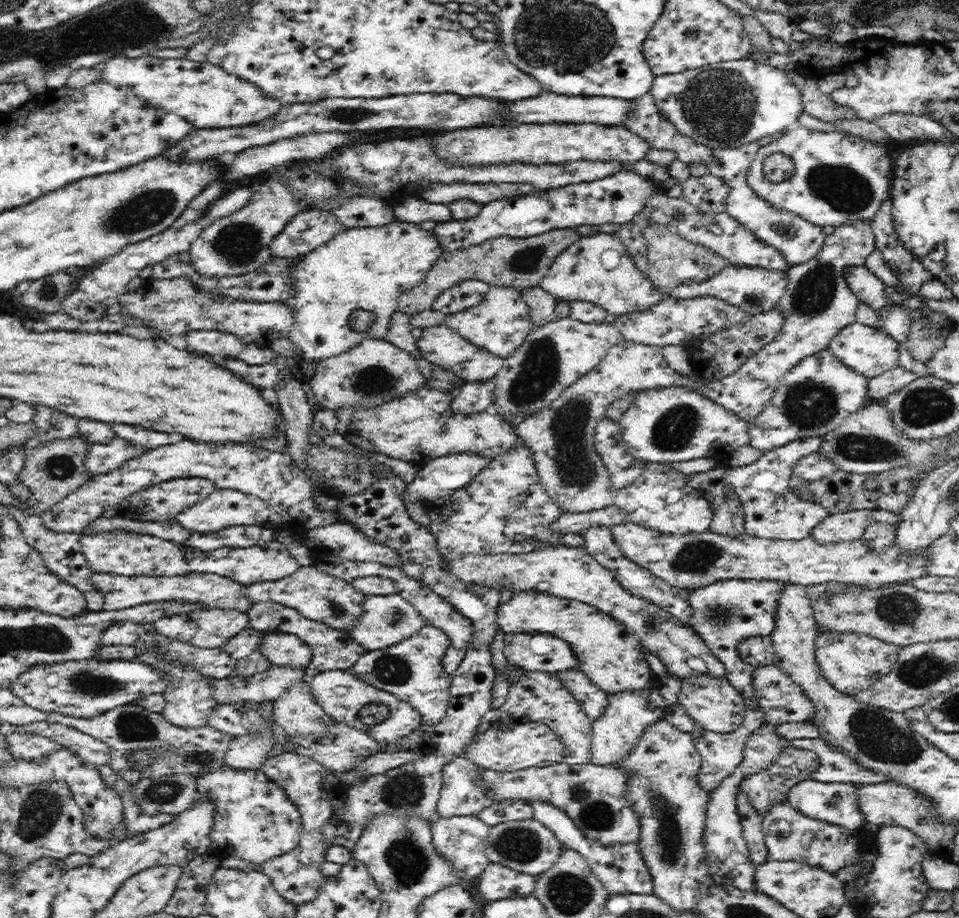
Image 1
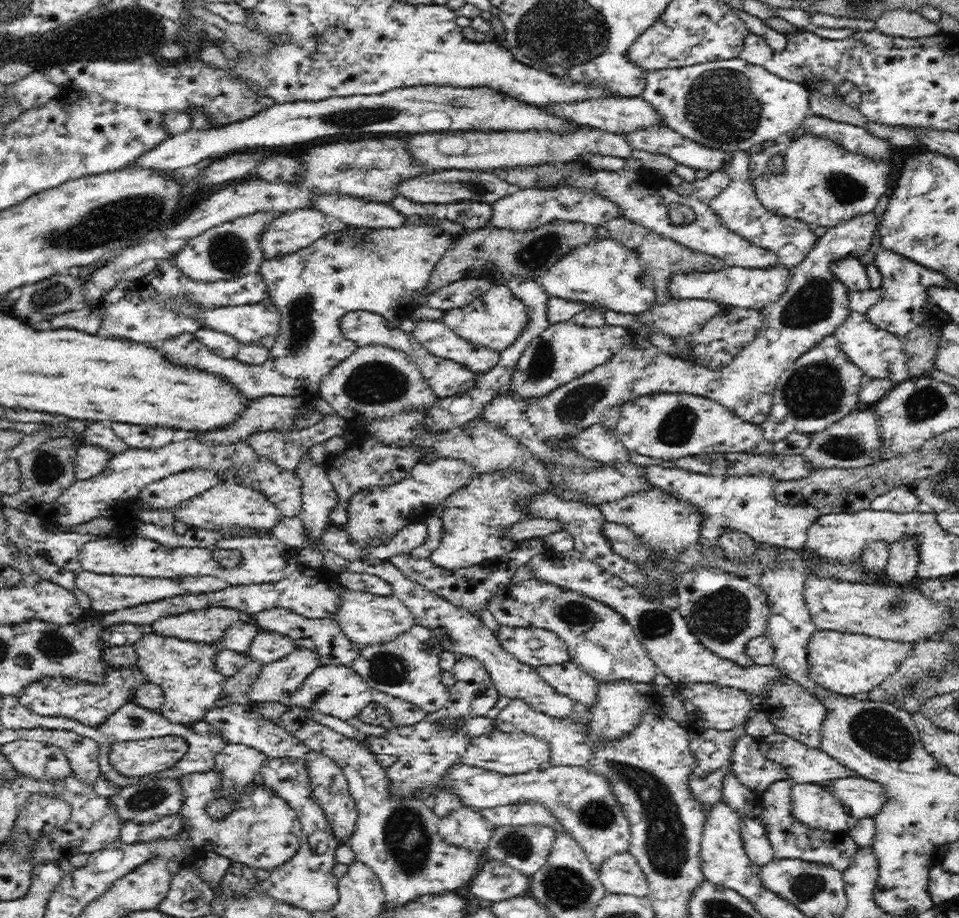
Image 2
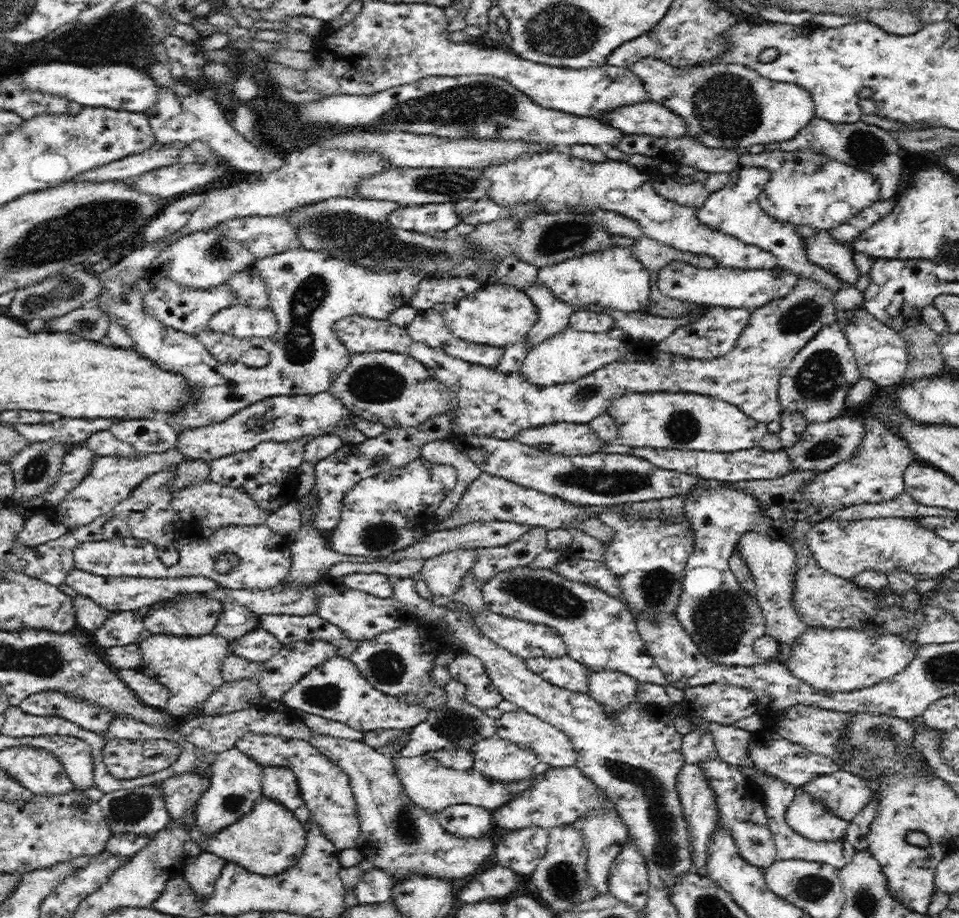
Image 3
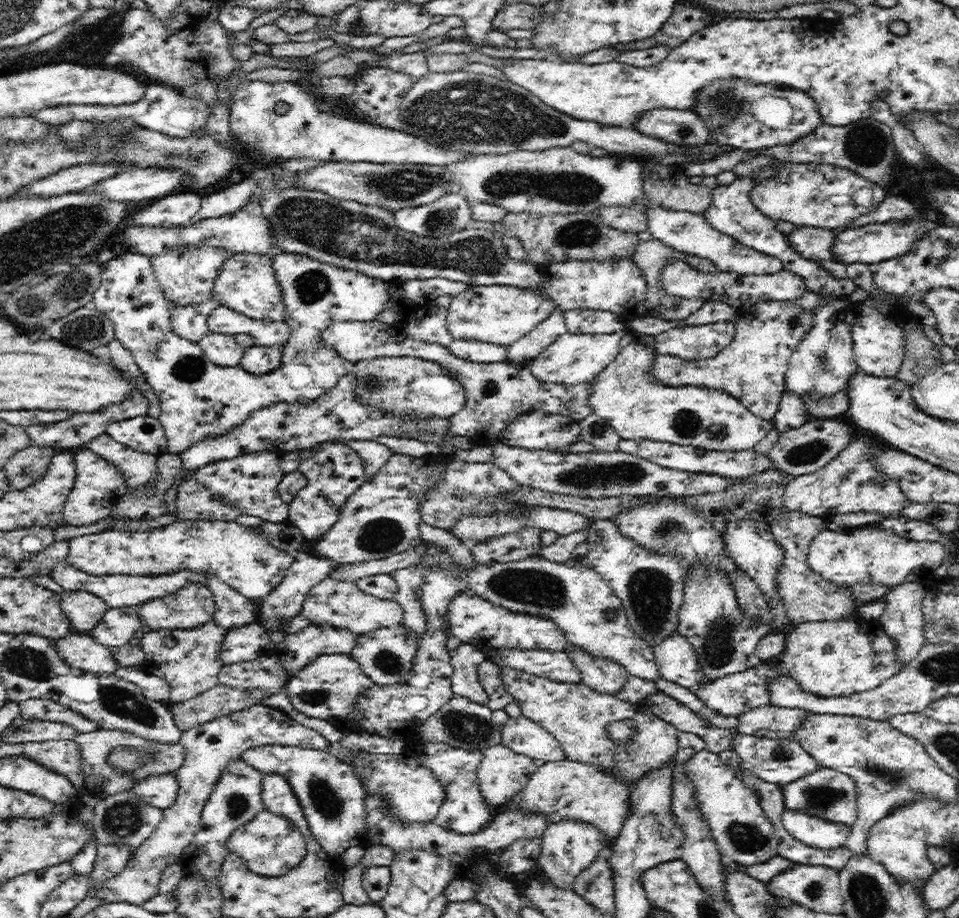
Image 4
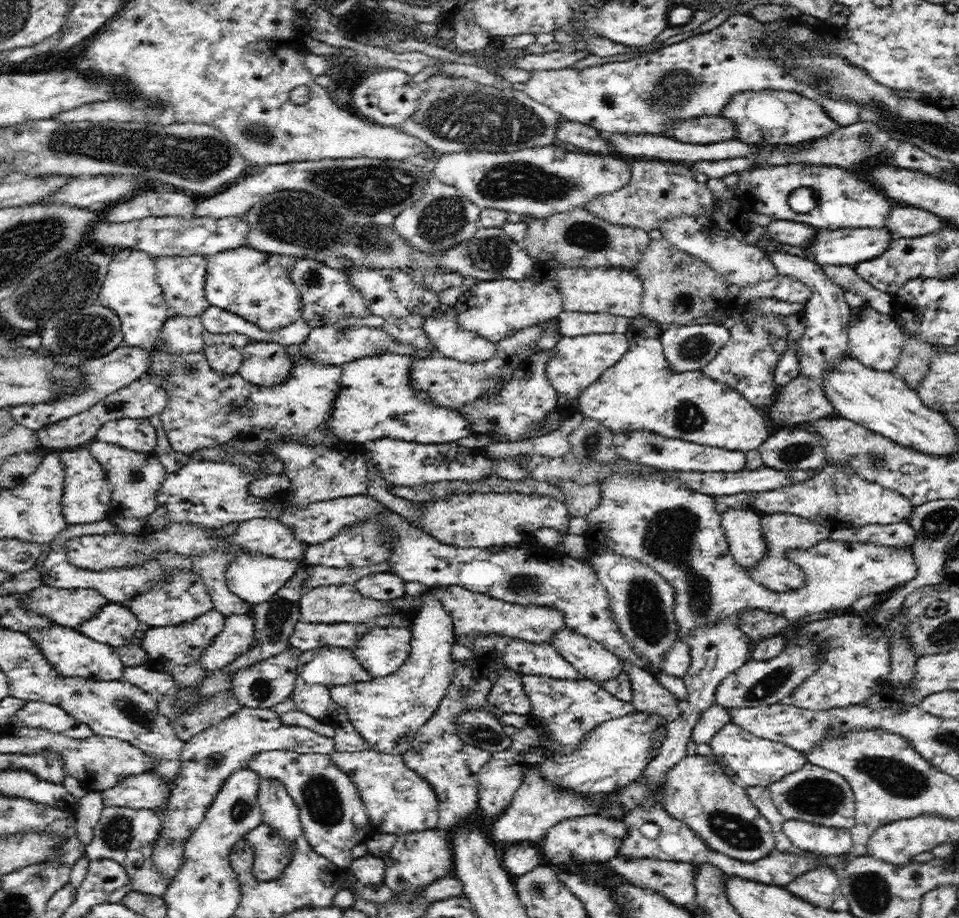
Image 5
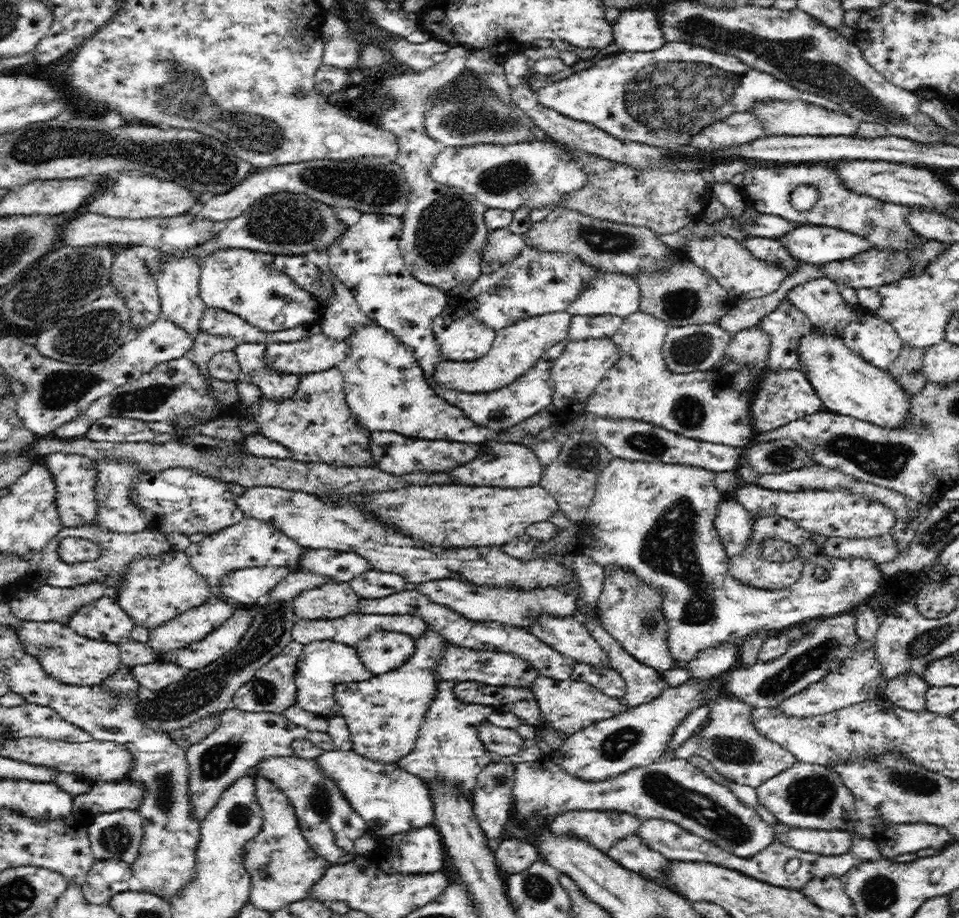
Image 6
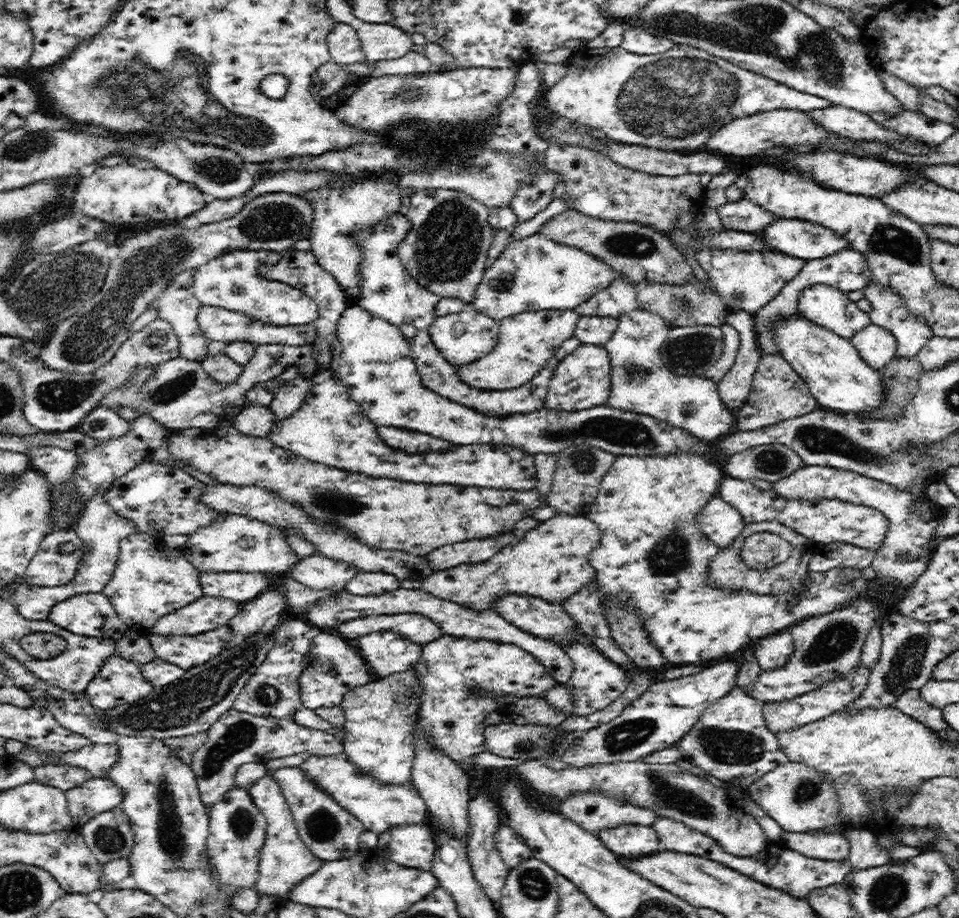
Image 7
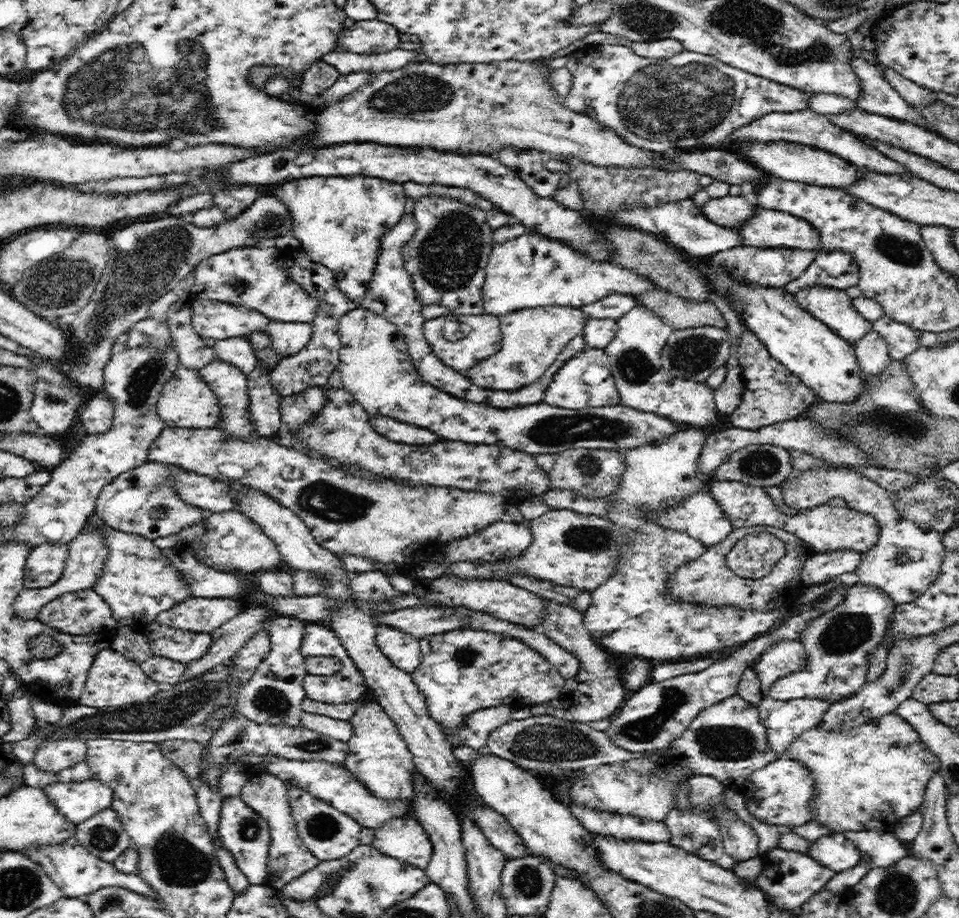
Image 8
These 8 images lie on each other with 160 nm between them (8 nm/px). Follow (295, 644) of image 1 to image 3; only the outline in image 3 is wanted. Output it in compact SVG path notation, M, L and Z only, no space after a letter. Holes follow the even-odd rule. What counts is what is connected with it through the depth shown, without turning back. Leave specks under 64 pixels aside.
M259 627L240 638L232 651L251 662L264 664L275 657L283 649L283 645L274 634Z

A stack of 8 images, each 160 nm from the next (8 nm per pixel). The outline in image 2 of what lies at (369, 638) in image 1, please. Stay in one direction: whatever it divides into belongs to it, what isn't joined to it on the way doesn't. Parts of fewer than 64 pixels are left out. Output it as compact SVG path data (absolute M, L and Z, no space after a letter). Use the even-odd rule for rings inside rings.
M347 590L344 606L342 606L340 613L337 614L336 619L342 632L352 642L363 647L390 642L416 625L412 613L399 600L397 593L381 596L368 592L351 592Z

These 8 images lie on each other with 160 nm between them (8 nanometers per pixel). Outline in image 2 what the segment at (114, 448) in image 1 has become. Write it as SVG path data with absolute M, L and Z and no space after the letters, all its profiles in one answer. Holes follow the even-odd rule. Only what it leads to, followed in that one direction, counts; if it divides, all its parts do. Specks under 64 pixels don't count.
M81 443L75 456L77 478L86 480L102 474L115 456L115 452L102 446Z

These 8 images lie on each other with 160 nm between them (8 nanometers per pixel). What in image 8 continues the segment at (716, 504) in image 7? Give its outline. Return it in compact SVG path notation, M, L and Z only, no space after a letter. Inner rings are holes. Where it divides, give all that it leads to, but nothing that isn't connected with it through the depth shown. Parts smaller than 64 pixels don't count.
M709 489L688 497L679 508L660 517L668 527L688 532L706 547L720 545L736 529Z

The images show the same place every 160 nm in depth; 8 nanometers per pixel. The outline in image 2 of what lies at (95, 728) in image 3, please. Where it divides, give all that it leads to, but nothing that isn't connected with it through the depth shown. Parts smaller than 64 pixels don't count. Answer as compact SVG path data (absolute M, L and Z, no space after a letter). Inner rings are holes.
M105 665L104 670L96 676L96 680L80 679L76 676L62 674L45 675L42 679L28 682L16 697L24 706L27 706L36 714L73 718L78 722L94 726L94 724L104 722L109 714L116 712L123 704L129 703L130 696L148 683L150 683L150 679L138 666L114 667Z

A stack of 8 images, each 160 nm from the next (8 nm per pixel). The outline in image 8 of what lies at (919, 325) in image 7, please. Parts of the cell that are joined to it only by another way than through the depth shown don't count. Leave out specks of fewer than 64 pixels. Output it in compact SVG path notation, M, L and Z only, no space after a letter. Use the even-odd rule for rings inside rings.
M885 312L873 323L873 330L888 340L889 355L894 360L907 359L921 347L923 333L920 330L898 322Z

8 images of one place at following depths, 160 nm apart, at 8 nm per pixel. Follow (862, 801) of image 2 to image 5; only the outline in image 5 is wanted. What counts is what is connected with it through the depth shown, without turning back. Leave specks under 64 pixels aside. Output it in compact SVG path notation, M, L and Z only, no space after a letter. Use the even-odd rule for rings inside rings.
M806 764L797 773L772 783L776 806L785 819L798 818L822 826L851 829L855 823L855 796L849 782L837 772Z

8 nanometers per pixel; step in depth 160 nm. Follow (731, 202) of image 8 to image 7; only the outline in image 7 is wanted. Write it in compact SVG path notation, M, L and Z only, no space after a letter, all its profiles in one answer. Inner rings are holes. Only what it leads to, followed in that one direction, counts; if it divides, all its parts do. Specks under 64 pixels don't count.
M740 200L736 204L726 204L720 210L726 230L737 230L745 233L766 232L774 225L775 214L768 212L765 208L754 206L748 200Z

